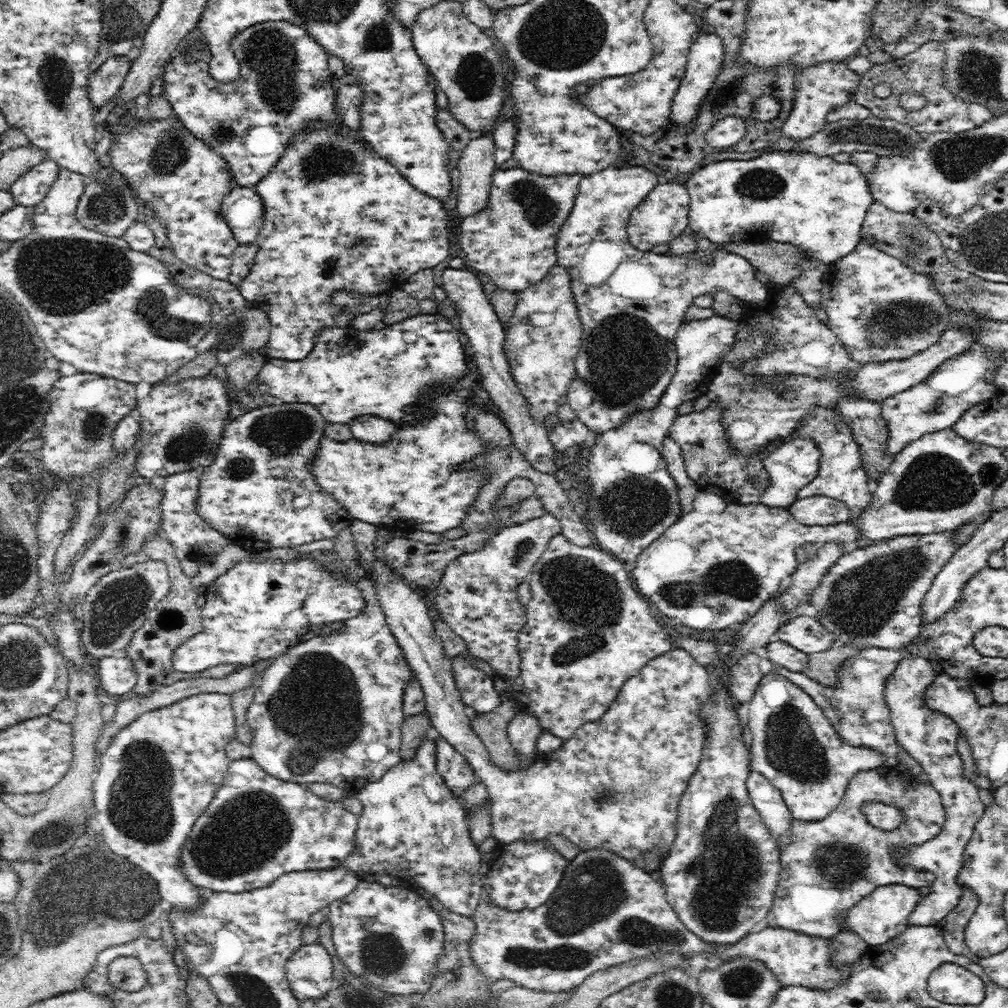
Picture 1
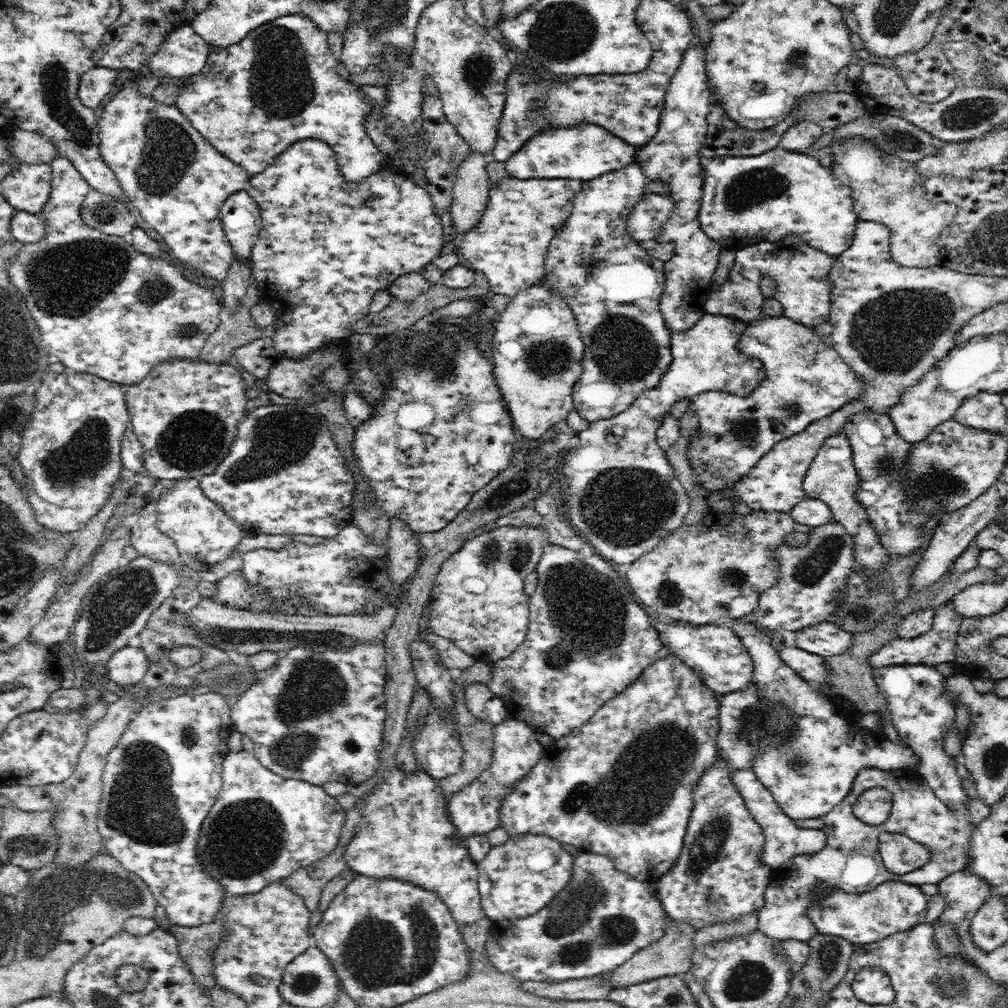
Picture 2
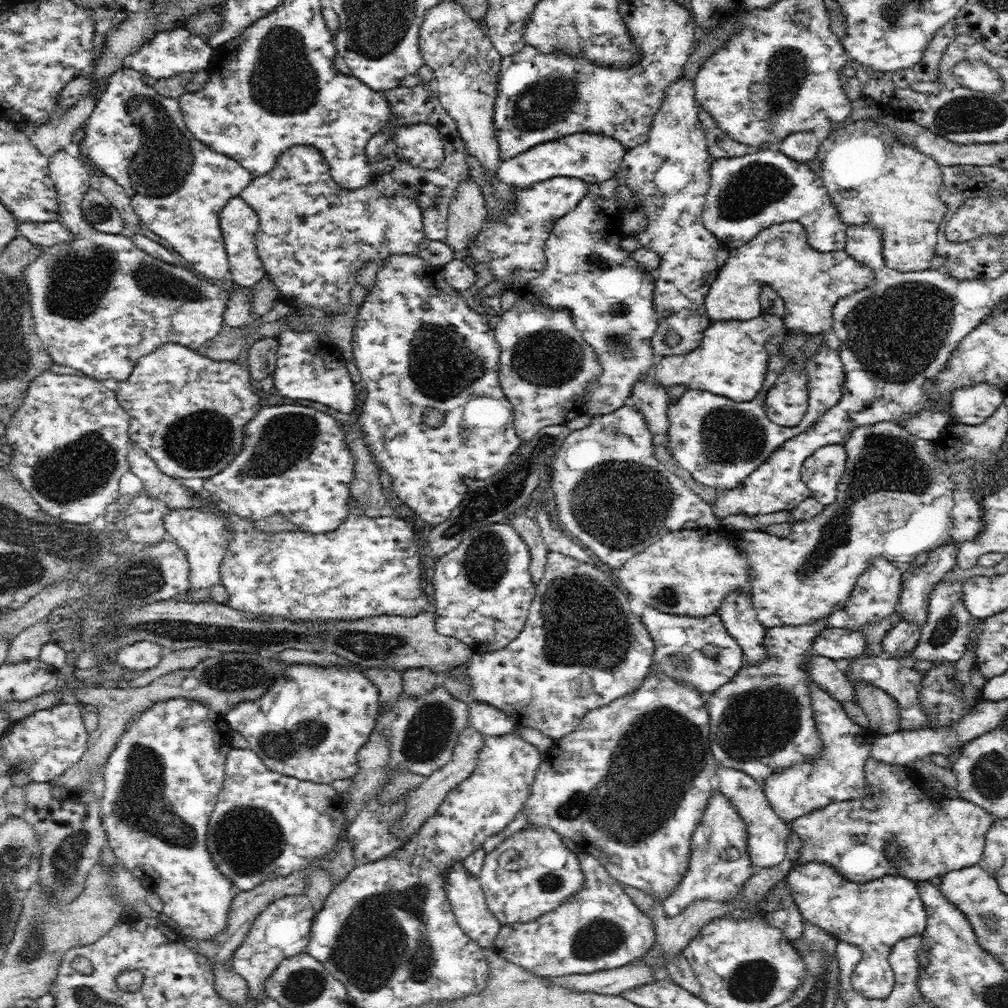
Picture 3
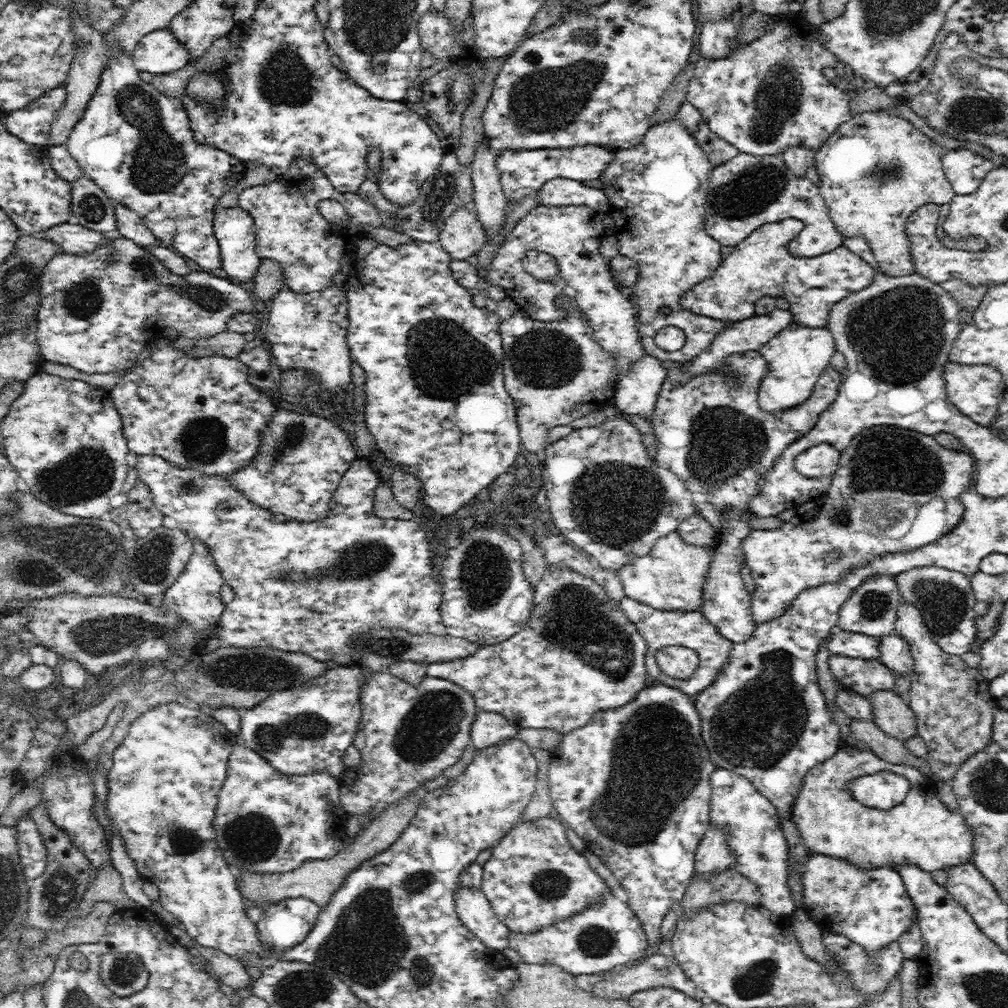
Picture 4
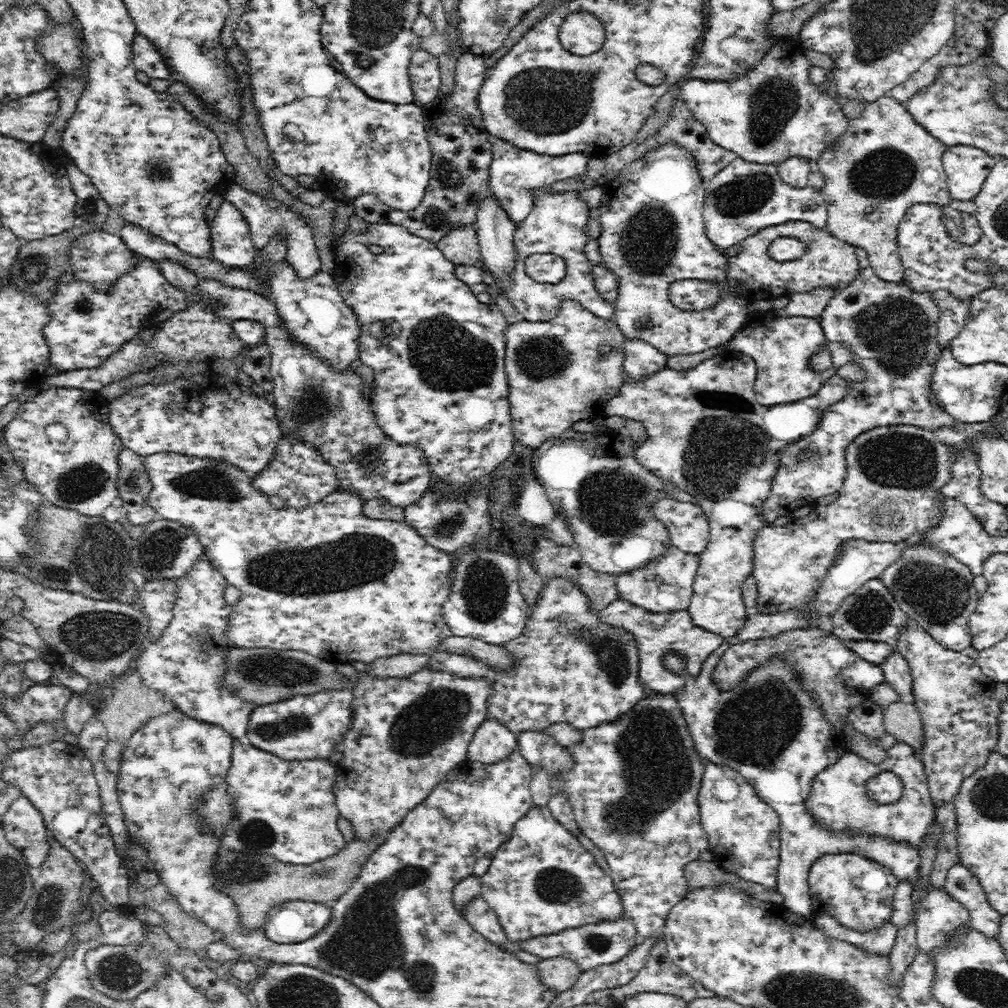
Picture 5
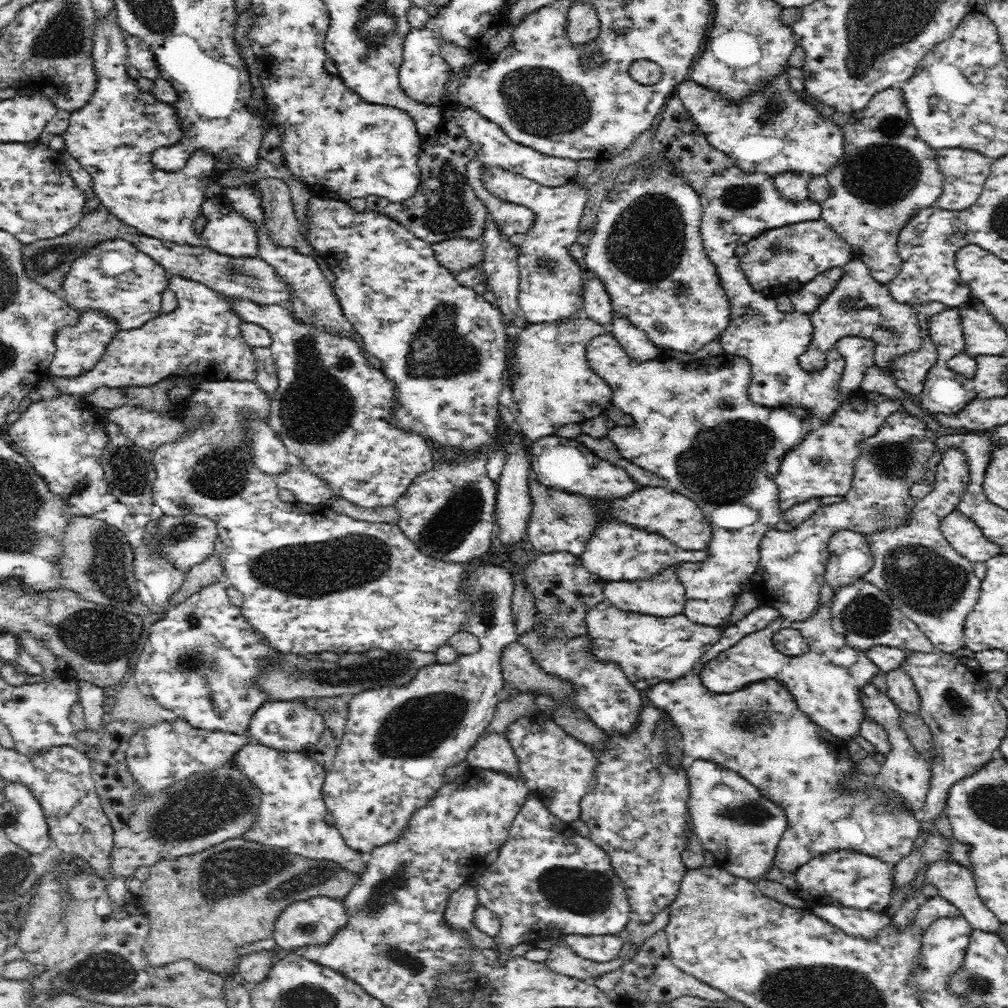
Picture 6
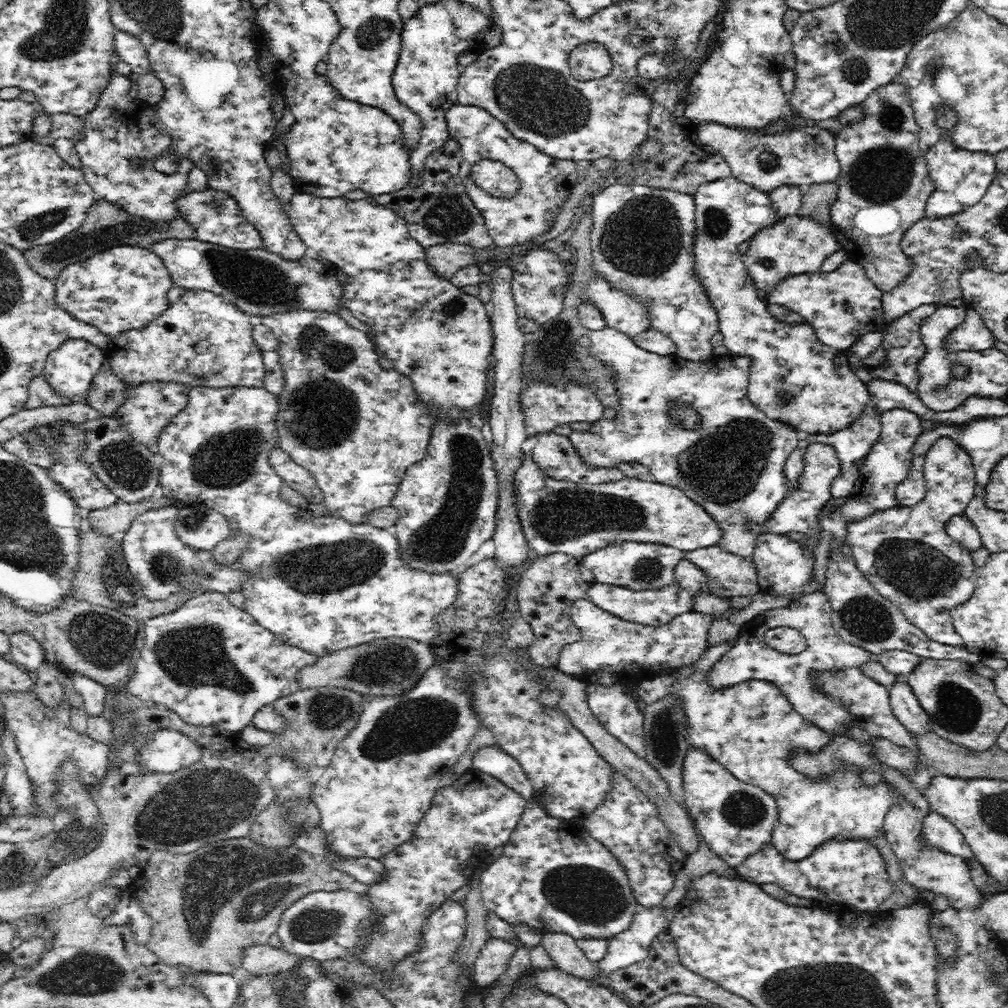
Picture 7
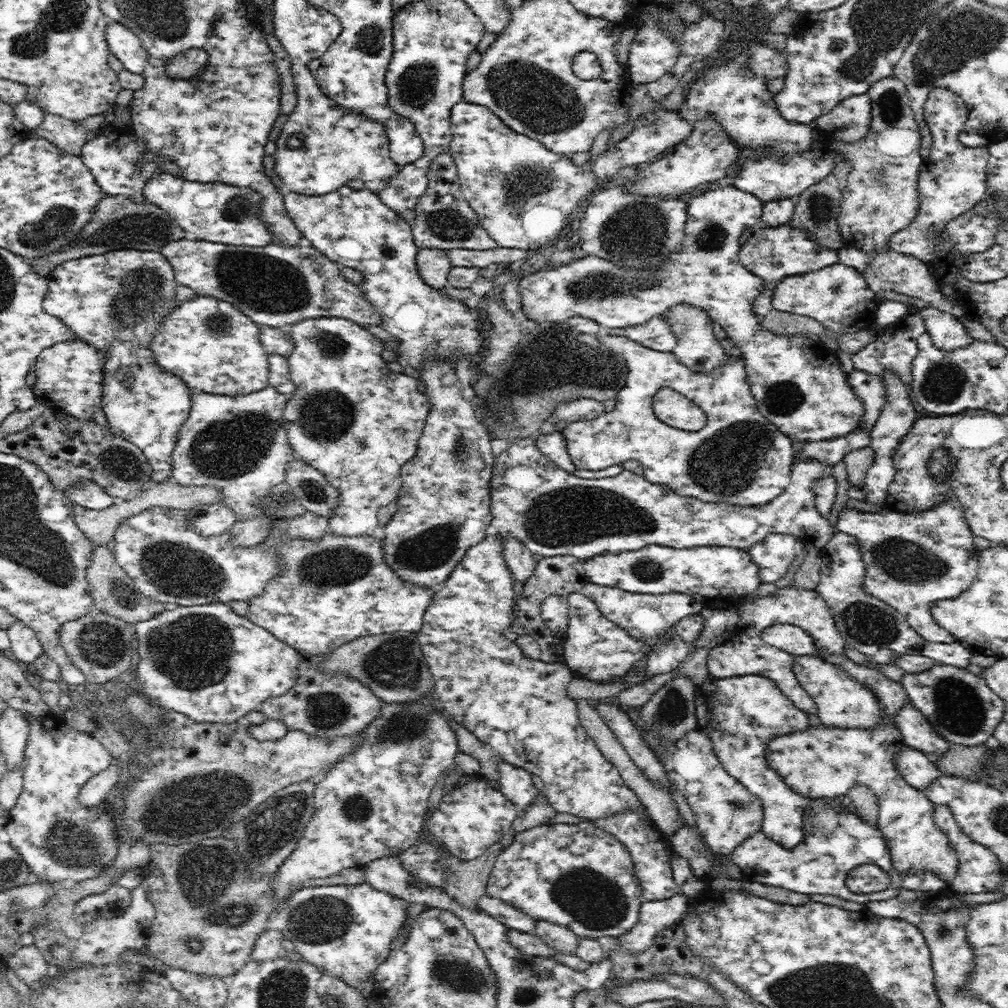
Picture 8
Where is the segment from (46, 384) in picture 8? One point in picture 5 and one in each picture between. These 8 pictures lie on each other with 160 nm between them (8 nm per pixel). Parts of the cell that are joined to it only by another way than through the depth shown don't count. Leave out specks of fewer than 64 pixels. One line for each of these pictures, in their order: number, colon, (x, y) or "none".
5: (87, 325)
6: (78, 350)
7: (69, 370)

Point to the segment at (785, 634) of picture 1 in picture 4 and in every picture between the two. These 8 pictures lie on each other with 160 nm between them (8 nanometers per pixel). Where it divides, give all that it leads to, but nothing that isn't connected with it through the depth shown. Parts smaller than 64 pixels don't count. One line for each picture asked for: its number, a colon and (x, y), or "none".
2: (826, 639)
3: (836, 643)
4: (859, 646)

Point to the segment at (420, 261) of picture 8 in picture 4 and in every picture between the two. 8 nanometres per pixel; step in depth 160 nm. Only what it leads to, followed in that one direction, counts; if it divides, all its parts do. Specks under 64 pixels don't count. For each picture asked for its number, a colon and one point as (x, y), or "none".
4: (462, 237)
5: (460, 246)
6: (456, 255)
7: (443, 260)

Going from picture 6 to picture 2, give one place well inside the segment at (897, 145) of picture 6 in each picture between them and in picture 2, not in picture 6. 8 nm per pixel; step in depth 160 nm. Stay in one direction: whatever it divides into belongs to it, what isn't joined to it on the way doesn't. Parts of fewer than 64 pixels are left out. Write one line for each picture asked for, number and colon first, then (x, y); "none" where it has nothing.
2: (887, 189)
3: (872, 178)
4: (876, 169)
5: (885, 163)

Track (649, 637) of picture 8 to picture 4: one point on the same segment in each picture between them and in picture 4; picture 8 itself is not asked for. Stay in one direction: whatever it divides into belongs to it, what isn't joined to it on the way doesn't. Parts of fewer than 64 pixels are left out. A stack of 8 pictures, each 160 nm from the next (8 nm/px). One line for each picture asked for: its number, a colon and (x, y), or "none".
4: (669, 577)
5: (665, 585)
6: (662, 596)
7: (649, 608)

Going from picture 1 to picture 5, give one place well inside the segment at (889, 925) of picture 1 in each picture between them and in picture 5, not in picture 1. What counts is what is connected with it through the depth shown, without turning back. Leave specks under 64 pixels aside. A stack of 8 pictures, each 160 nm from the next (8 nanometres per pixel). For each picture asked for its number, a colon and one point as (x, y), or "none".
2: (868, 917)
3: (873, 915)
4: (871, 906)
5: (858, 891)

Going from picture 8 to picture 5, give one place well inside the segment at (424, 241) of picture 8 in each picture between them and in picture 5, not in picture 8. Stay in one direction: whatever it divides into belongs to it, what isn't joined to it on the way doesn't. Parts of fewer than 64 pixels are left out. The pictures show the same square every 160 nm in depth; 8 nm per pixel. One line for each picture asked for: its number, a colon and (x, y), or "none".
5: (457, 188)
6: (444, 207)
7: (439, 211)

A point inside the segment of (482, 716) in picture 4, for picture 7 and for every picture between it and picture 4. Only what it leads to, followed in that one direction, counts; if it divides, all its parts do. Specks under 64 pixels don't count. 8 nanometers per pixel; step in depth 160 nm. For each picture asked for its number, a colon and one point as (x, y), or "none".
5: (493, 742)
6: (492, 752)
7: (492, 760)

